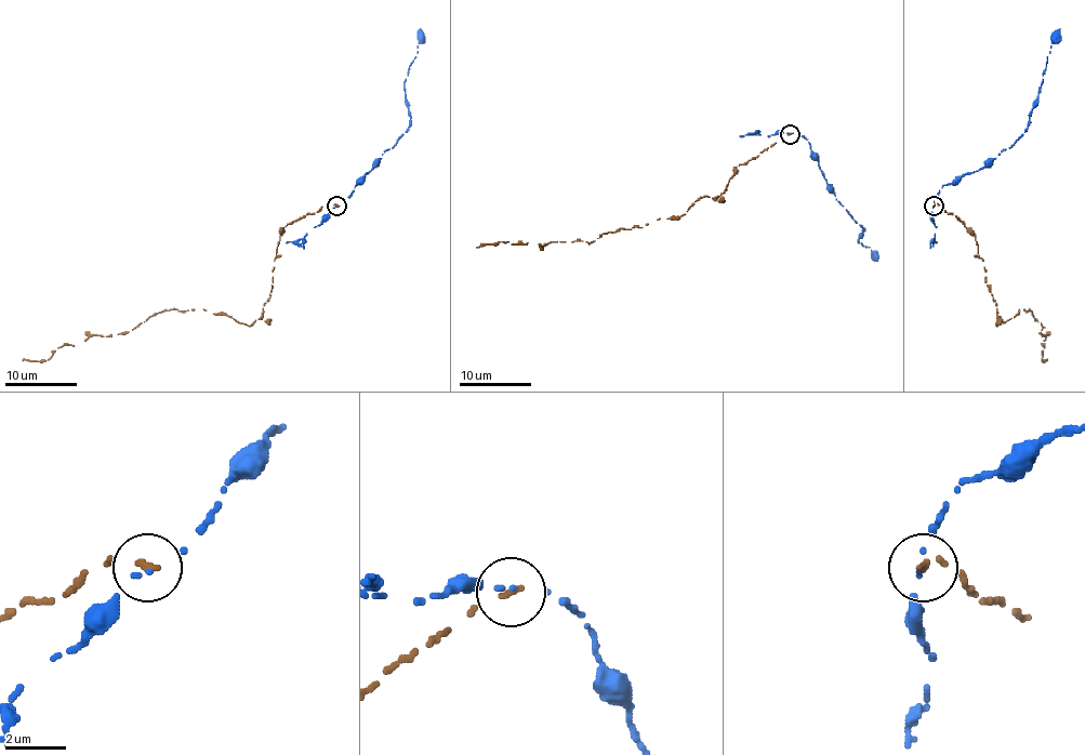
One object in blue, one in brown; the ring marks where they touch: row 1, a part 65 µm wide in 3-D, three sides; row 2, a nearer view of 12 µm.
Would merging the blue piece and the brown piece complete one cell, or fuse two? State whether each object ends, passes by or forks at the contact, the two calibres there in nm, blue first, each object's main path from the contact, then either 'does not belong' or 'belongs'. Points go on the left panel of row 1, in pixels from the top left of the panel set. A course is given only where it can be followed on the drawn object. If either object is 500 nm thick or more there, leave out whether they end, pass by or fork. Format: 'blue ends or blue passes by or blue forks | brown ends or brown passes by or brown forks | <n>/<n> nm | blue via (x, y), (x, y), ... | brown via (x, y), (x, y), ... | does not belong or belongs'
blue passes by | brown ends | 80/200 nm | blue via (335, 207), (345, 201), (357, 182), (410, 124), (405, 81), (417, 52), (421, 29) | brown via (335, 206), (282, 227), (269, 299), (250, 326), (164, 309), (42, 361), (23, 358) | does not belong

